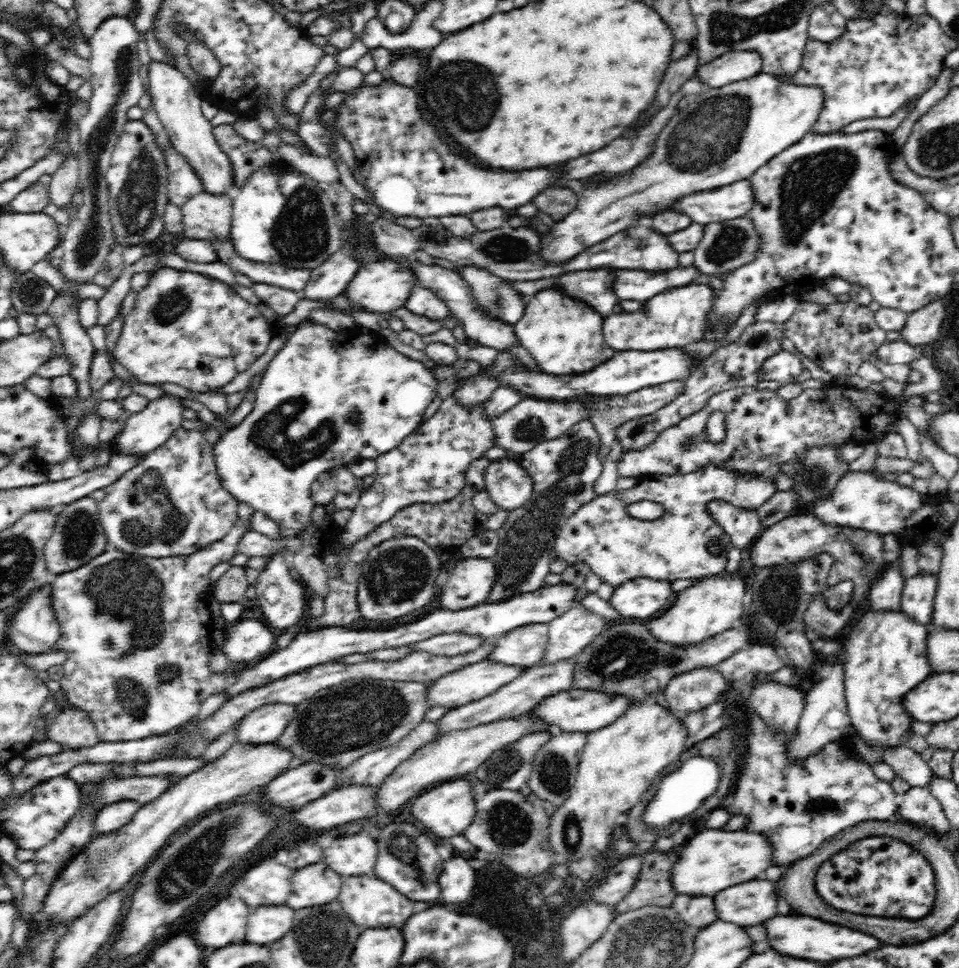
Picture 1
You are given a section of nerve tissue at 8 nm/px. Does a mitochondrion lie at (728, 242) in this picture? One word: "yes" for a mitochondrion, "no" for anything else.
yes

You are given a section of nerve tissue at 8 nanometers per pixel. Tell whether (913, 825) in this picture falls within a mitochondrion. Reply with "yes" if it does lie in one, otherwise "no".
no

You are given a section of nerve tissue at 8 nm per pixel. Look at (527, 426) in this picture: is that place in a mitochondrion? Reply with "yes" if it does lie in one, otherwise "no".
yes

